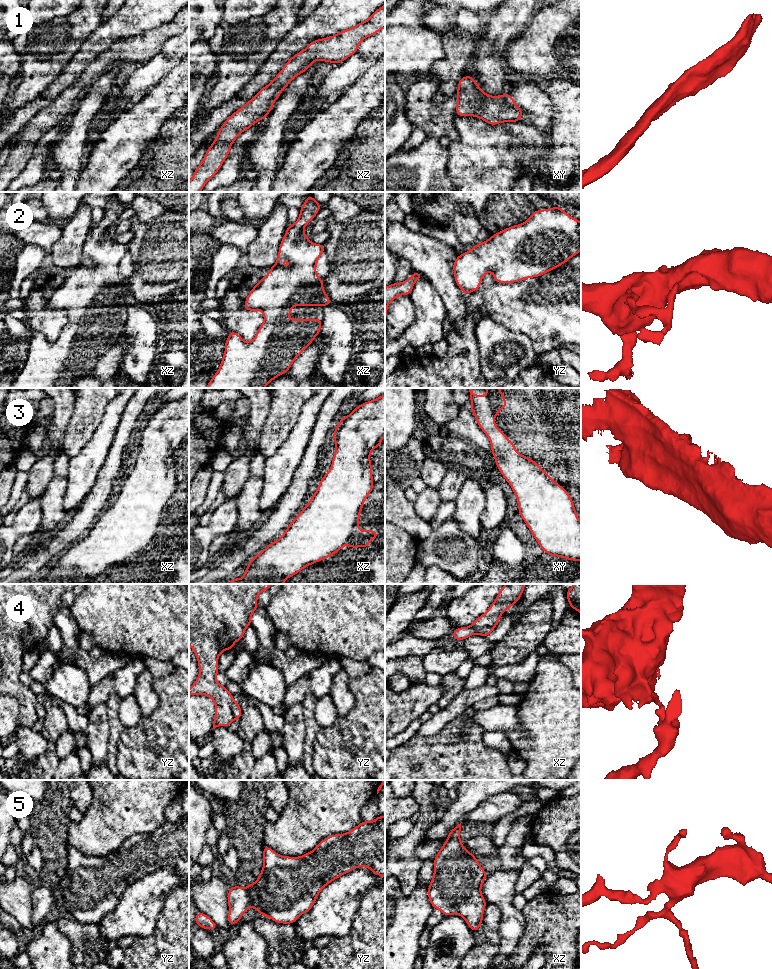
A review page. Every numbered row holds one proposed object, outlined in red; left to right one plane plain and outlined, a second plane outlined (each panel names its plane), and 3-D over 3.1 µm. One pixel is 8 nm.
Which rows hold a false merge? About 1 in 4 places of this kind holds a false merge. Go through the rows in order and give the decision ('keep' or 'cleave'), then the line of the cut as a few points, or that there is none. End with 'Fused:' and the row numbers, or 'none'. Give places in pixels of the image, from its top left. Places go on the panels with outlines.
1: keep; no cut
2: keep; no cut
3: keep; no cut
4: cleave; cut in xz along (470, 626), (475, 629), (493, 628)
5: keep; no cut
Fused: 4

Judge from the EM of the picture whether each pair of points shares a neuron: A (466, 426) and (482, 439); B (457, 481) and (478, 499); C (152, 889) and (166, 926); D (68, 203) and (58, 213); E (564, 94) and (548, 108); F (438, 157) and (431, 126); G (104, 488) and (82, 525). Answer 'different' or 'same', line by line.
A: same
B: different
C: different
D: same
E: different
F: different
G: same

